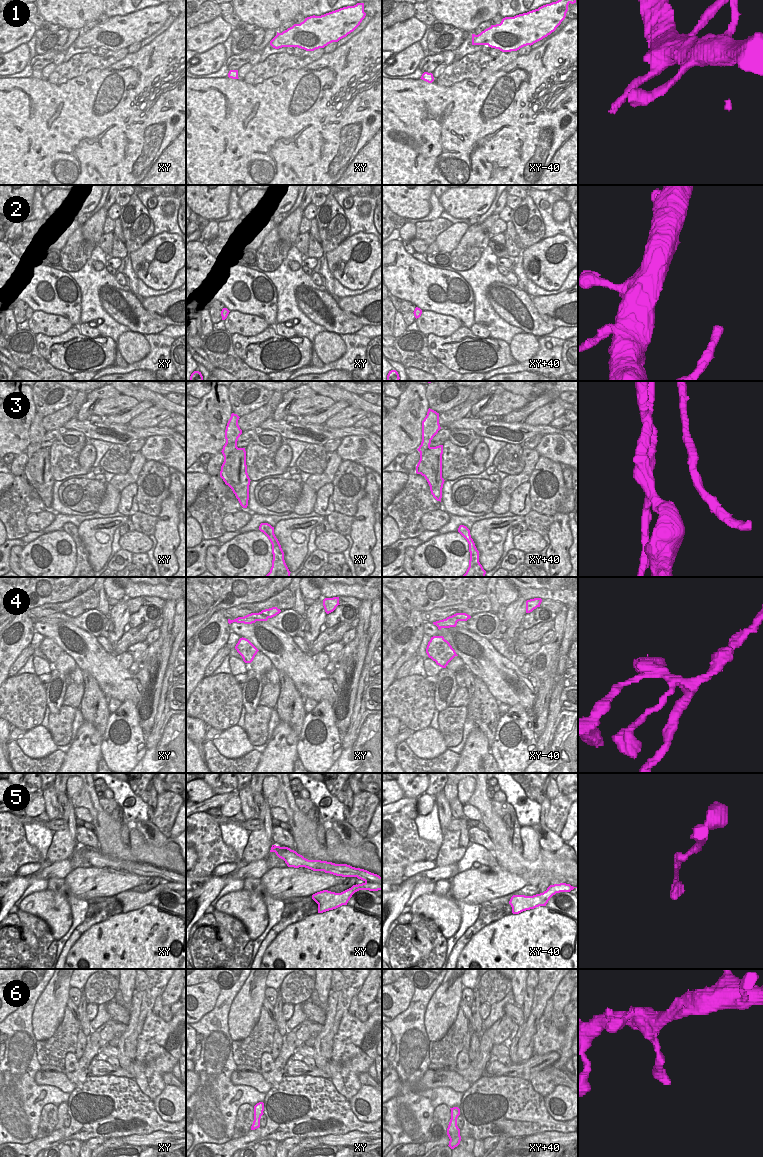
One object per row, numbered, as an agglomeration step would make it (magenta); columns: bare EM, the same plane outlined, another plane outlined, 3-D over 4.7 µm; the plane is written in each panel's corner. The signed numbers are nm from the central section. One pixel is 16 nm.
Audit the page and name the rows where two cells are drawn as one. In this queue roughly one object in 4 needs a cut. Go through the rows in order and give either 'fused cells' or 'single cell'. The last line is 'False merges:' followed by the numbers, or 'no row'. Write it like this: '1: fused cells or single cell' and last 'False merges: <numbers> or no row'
1: single cell
2: single cell
3: fused cells
4: fused cells
5: fused cells
6: single cell
False merges: 3, 4, 5

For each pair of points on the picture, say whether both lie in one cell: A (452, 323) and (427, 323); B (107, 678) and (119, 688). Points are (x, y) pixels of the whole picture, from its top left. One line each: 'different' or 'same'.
A: same
B: same

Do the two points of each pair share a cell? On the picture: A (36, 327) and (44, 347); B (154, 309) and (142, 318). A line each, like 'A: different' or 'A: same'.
A: different
B: different

